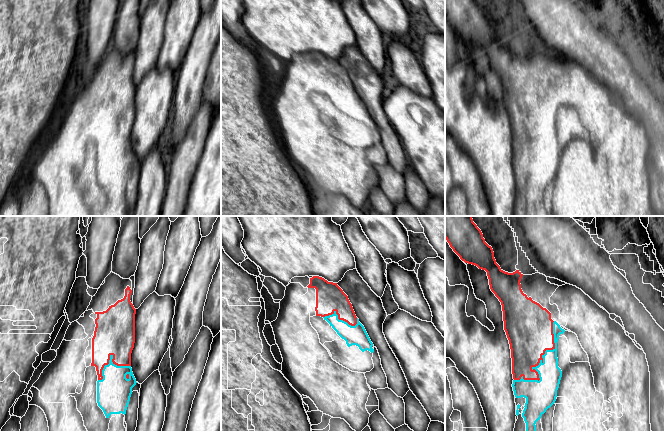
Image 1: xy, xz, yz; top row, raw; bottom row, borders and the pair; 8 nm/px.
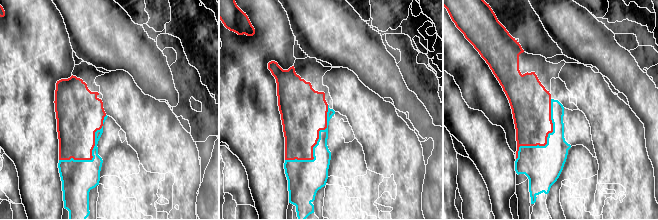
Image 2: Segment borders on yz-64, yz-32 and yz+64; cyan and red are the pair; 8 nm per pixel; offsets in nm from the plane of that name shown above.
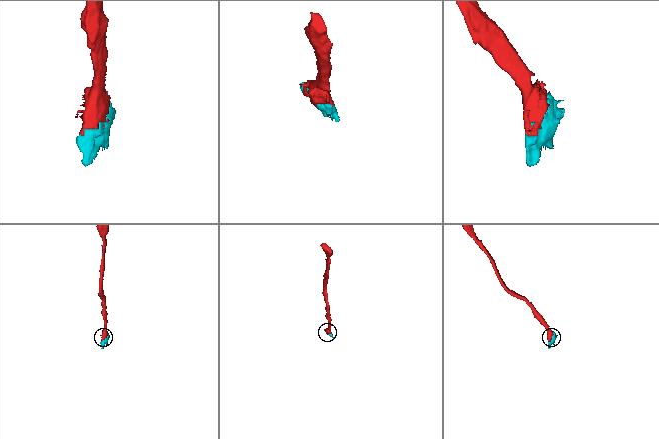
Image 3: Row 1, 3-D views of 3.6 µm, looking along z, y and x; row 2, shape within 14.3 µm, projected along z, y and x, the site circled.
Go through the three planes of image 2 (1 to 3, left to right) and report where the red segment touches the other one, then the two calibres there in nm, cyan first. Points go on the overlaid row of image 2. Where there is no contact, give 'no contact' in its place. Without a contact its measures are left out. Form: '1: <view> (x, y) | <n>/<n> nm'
1: yz-64 (93, 157) | 280/300 nm
2: yz-32 (316, 144) | 240/360 nm
3: yz+64 (547, 140) | 300/300 nm

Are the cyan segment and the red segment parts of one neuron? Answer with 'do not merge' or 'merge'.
merge

